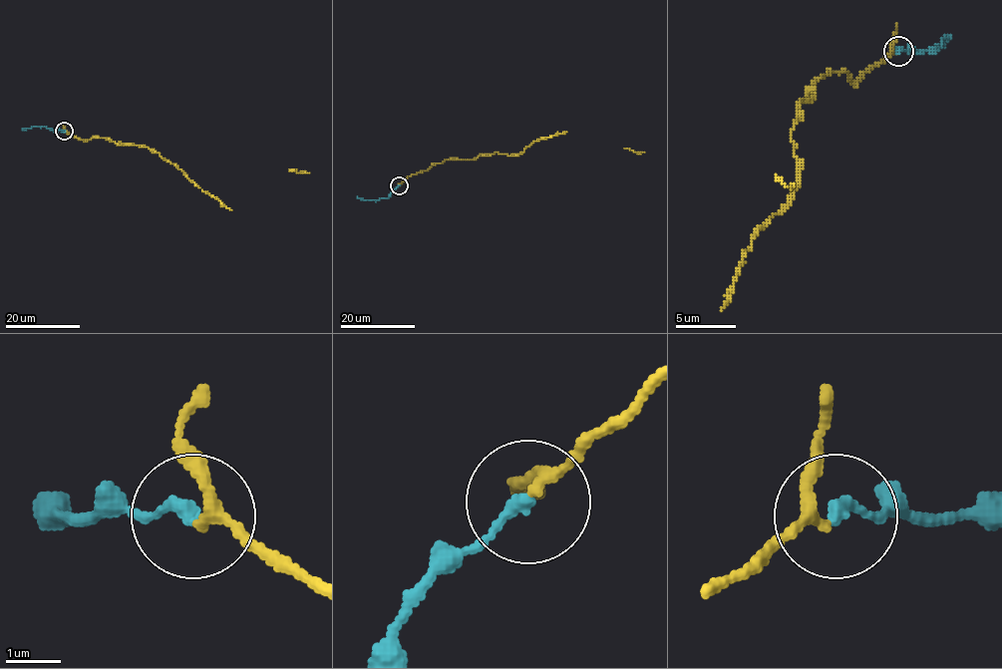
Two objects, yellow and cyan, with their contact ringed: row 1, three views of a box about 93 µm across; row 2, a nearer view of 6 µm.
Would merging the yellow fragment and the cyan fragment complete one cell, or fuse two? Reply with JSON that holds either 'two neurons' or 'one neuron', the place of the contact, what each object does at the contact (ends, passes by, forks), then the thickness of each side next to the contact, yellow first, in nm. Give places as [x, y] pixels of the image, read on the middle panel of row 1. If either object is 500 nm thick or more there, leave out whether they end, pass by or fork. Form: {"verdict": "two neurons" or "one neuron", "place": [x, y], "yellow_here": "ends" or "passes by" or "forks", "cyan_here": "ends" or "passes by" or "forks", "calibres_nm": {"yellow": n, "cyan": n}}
{"verdict": "one neuron", "place": [399, 185], "yellow_here": "passes by", "cyan_here": "ends", "calibres_nm": {"yellow": 180, "cyan": 240}}

